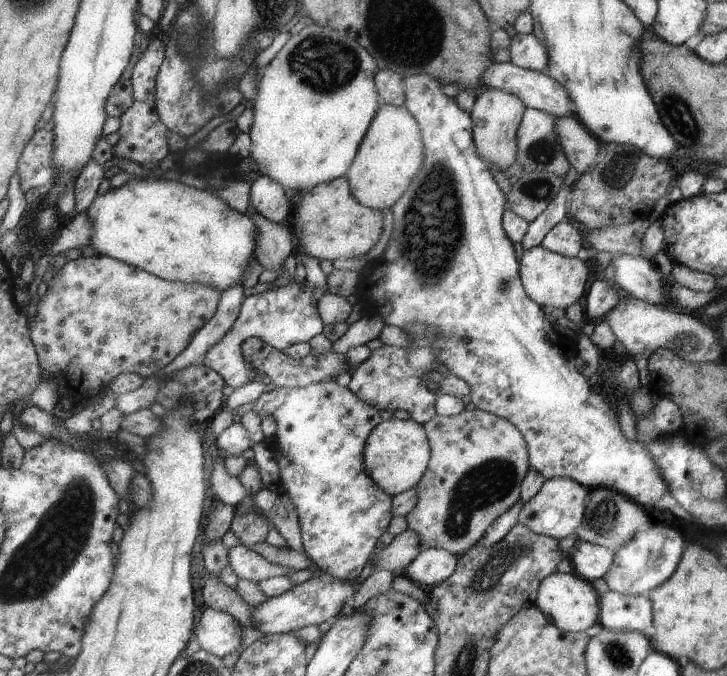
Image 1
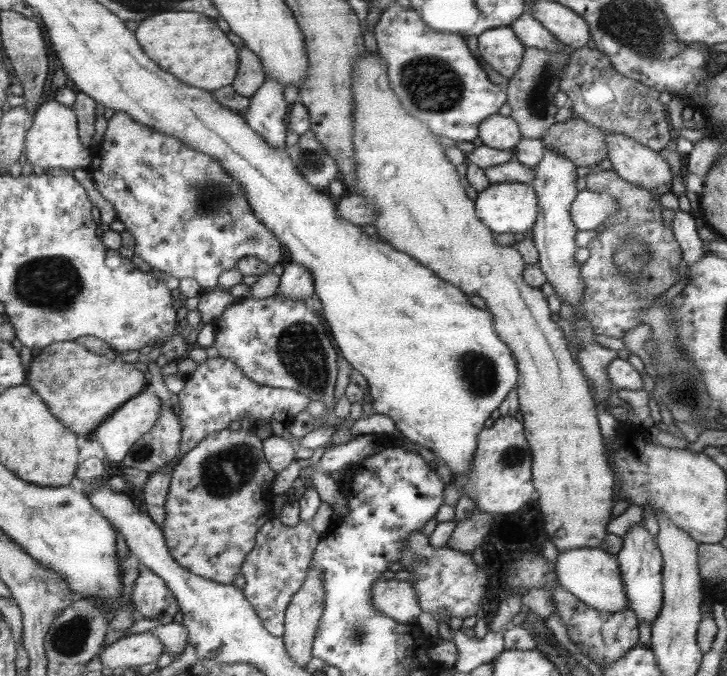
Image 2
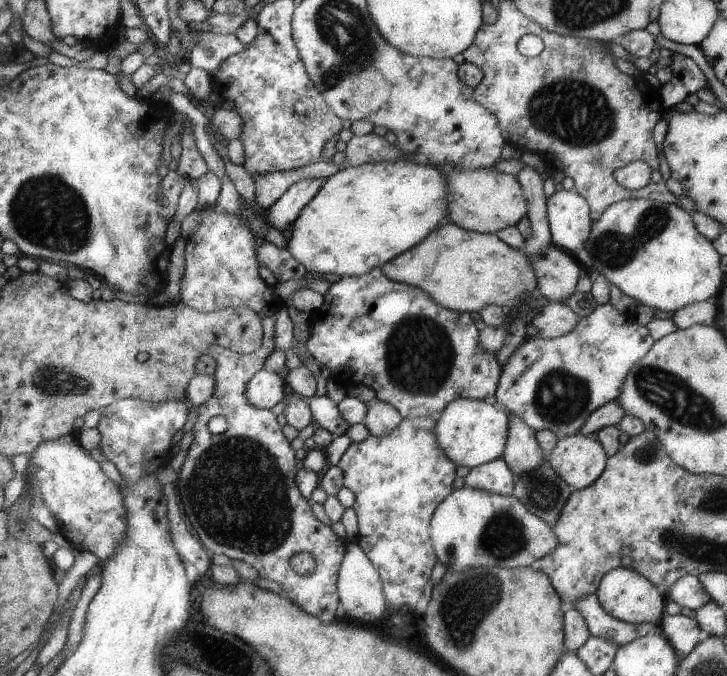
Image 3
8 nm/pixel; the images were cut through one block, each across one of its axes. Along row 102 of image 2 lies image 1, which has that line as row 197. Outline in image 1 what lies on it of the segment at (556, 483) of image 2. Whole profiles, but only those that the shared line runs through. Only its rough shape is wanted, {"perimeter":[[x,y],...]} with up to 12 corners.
{"perimeter":[[381,102],[345,176],[360,204],[400,200],[424,157],[404,106]]}

